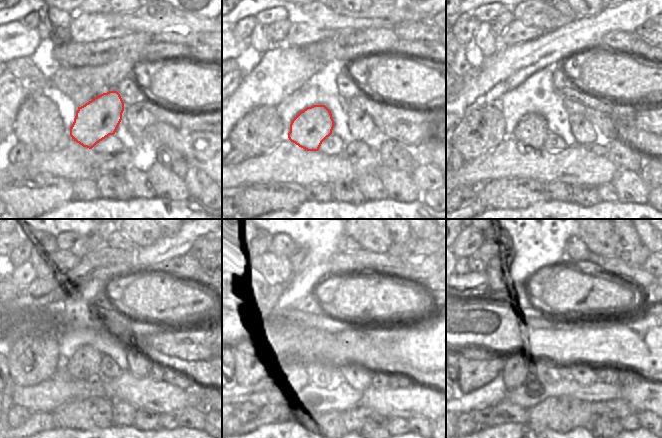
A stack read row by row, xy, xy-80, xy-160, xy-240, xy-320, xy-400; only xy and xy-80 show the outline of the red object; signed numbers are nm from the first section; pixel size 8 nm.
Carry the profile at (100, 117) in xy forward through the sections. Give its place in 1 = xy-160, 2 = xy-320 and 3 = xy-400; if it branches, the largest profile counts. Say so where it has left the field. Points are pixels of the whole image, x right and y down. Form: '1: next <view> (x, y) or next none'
1: next xy-160 (531, 131)
2: next xy-320 (291, 368)
3: next xy-400 (514, 373)

